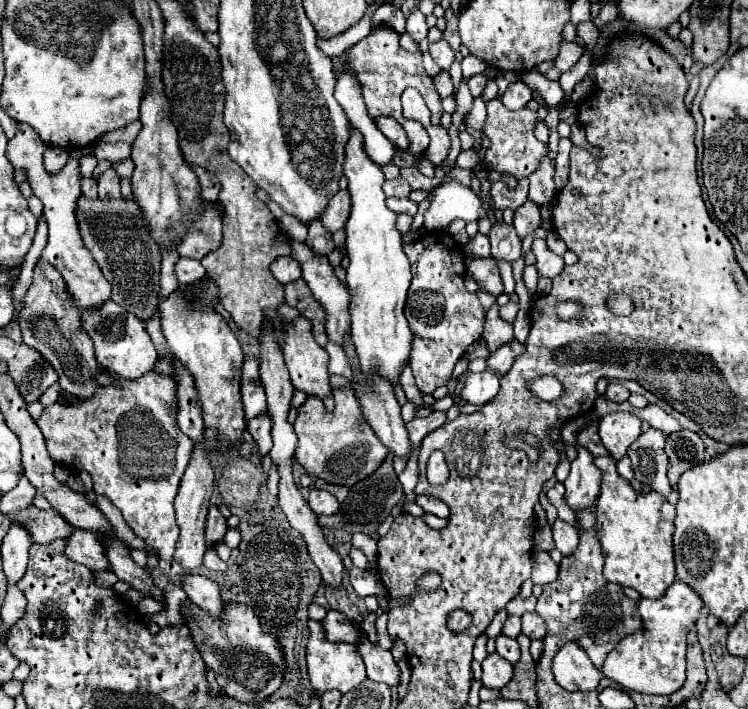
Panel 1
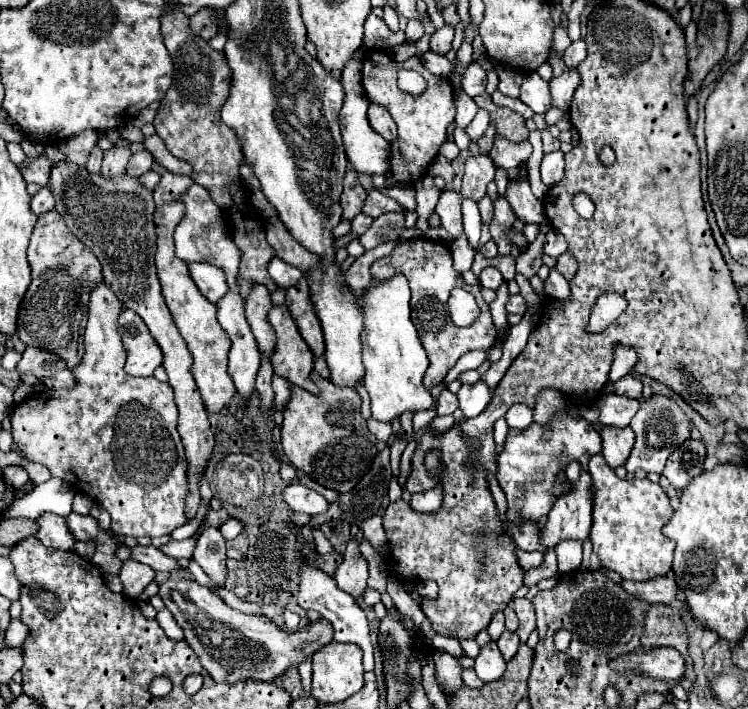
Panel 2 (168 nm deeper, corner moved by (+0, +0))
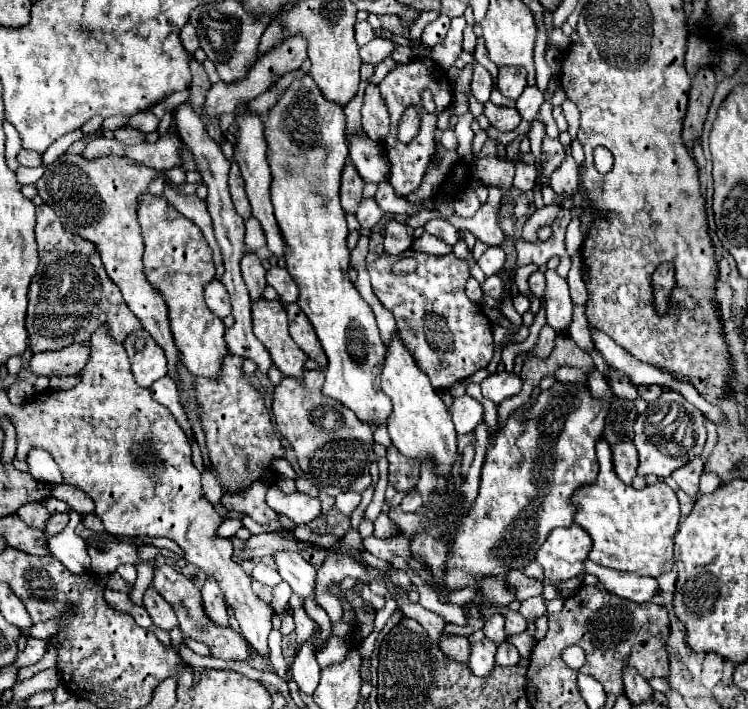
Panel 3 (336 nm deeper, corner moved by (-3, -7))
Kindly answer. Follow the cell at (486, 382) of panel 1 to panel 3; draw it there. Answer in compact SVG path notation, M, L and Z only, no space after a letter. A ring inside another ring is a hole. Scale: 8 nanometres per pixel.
M468 395L456 397L448 411L450 411L452 423L454 423L458 435L472 433L474 427L482 421L482 415L484 415L484 407L476 399L472 399Z

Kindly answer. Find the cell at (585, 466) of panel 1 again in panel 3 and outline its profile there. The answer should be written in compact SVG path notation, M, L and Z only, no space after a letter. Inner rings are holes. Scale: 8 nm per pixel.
M572 525L568 529L554 529L546 543L538 549L536 561L544 567L546 573L546 585L544 585L544 599L556 599L556 583L582 575L584 573L584 561L592 549L590 535L578 527Z

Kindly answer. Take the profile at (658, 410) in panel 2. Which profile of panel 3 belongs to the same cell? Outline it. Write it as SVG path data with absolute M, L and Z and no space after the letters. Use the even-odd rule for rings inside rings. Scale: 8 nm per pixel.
M664 391L656 403L650 403L644 413L638 415L634 423L634 445L640 455L638 475L658 475L662 479L670 477L674 469L682 467L686 461L702 455L706 441L706 415L684 401L676 391Z

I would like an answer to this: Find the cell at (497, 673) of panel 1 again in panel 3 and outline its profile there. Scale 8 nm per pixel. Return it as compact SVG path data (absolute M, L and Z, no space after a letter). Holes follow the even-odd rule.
M482 639L470 645L470 669L478 677L486 677L490 669L494 667L494 655L496 655L496 645L490 639Z

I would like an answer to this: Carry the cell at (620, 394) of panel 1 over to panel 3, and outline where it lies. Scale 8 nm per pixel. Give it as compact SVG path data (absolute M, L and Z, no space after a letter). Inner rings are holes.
M640 385L640 387L638 387L638 393L640 393L640 397L646 399L648 403L654 403L654 401L660 397L662 389L660 389L658 385Z

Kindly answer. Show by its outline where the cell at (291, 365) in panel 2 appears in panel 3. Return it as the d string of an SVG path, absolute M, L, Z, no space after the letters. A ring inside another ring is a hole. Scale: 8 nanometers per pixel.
M258 299L252 303L252 329L268 349L274 365L288 377L302 377L306 353L288 335L286 309L280 301Z

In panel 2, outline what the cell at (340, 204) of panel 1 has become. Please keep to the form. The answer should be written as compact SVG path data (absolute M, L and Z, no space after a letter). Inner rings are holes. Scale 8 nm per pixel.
M353 170L345 174L343 180L343 194L341 194L341 208L343 208L343 220L353 220L357 214L361 214L363 202L367 198L367 192L357 182L357 176Z

